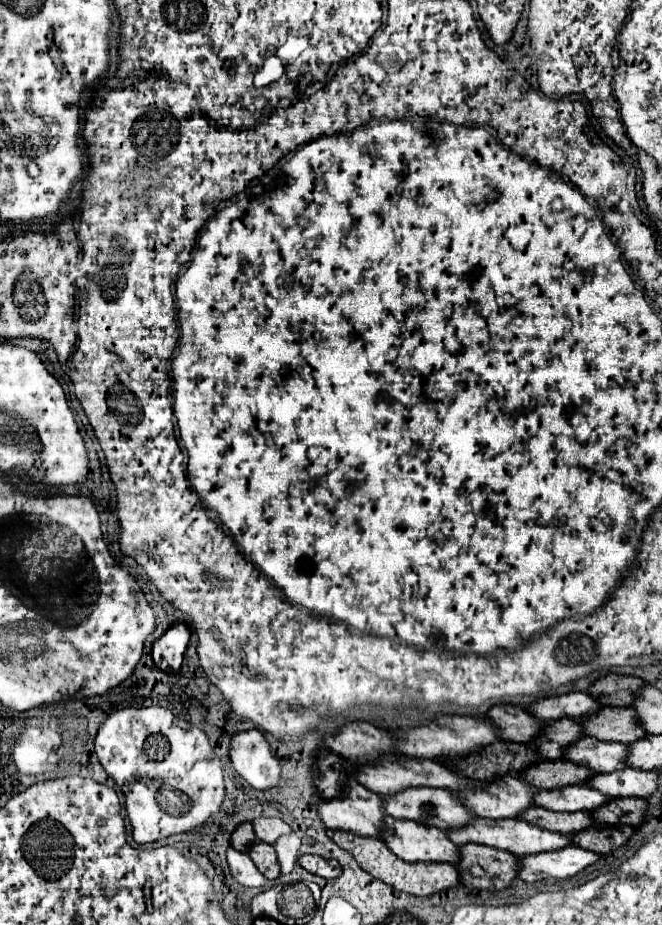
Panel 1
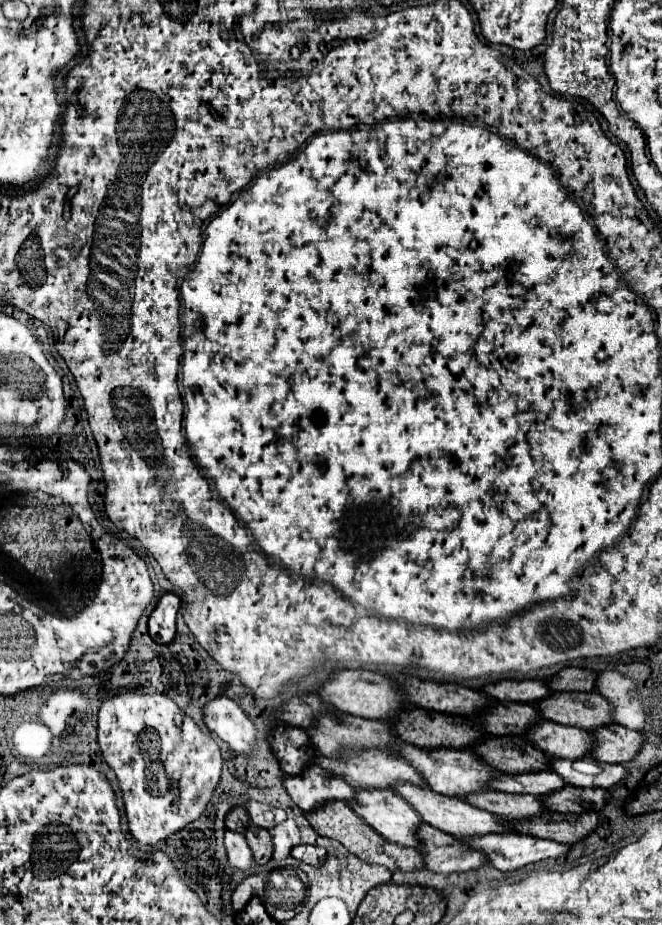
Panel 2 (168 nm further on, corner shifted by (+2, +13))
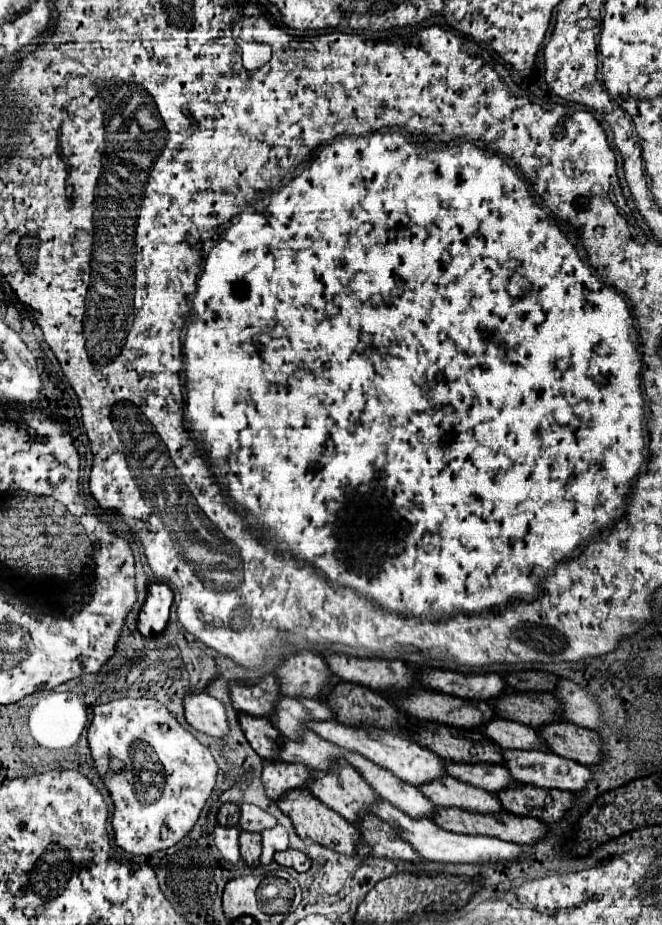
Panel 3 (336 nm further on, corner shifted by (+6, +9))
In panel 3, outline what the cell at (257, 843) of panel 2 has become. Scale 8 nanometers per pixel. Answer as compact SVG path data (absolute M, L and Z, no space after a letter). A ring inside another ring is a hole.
M241 832L241 858L247 866L257 868L261 856L261 834L257 832Z

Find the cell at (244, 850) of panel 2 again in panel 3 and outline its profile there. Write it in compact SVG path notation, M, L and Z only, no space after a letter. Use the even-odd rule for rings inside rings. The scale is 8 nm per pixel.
M217 826L215 828L215 846L219 848L219 852L223 854L225 860L235 864L241 858L239 856L239 828Z

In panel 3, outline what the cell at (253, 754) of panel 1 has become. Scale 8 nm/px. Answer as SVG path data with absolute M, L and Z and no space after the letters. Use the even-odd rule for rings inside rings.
M207 692L185 696L183 708L185 708L185 720L195 730L209 734L213 738L221 738L229 734L229 724L223 704L217 698L209 696Z

